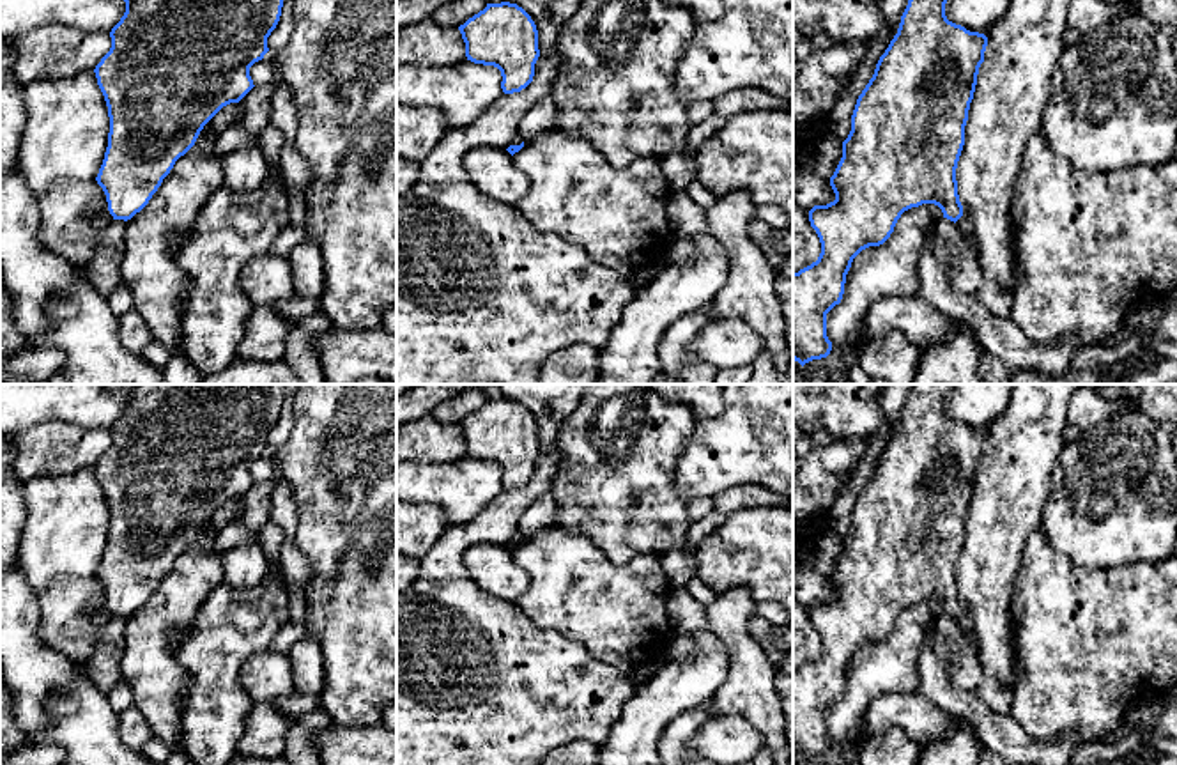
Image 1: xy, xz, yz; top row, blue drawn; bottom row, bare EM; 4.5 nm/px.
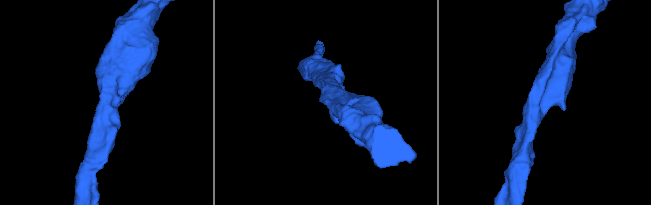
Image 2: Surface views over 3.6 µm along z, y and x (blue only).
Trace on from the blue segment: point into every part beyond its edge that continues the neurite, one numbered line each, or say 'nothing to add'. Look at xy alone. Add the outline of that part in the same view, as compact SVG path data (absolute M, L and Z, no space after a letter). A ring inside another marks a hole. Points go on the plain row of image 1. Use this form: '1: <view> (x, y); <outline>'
nothing to add

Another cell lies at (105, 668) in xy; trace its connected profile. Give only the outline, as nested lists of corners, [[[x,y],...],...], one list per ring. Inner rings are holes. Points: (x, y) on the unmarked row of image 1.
[[[113,616],[103,629],[101,641],[90,661],[83,666],[99,691],[108,694],[122,678],[122,655],[126,648],[126,618]]]

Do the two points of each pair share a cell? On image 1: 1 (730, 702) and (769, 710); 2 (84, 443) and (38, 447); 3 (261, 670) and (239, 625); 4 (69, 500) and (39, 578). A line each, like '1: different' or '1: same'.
1: same
2: same
3: different
4: same

